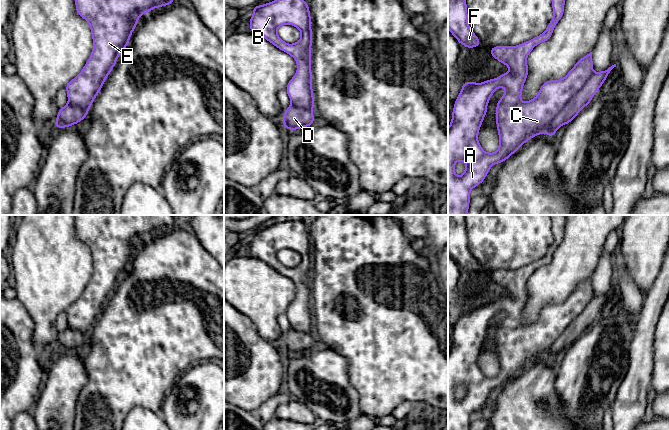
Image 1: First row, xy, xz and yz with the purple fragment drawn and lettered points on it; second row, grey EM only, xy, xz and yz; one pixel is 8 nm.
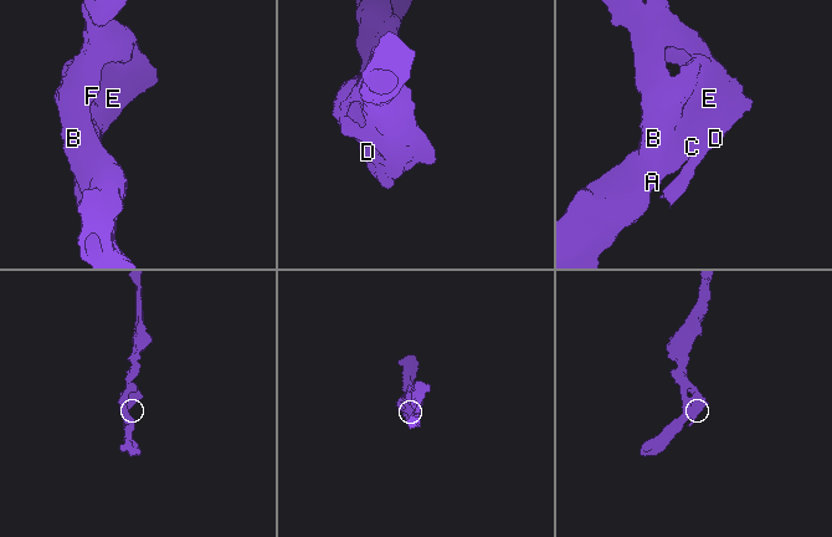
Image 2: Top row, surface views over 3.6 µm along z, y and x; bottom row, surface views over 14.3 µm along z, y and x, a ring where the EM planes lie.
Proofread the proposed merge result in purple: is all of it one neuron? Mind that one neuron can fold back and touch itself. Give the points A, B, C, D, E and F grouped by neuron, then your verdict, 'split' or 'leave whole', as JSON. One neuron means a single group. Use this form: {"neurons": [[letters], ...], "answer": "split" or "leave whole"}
{"neurons": [["A", "B", "C", "E", "F"], ["D"]], "answer": "split"}

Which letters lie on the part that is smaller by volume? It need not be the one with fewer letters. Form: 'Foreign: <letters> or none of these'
Foreign: D

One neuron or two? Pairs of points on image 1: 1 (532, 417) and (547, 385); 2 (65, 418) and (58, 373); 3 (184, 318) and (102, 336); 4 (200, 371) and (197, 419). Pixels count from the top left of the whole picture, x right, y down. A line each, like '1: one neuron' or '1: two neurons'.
1: one neuron
2: one neuron
3: one neuron
4: one neuron

